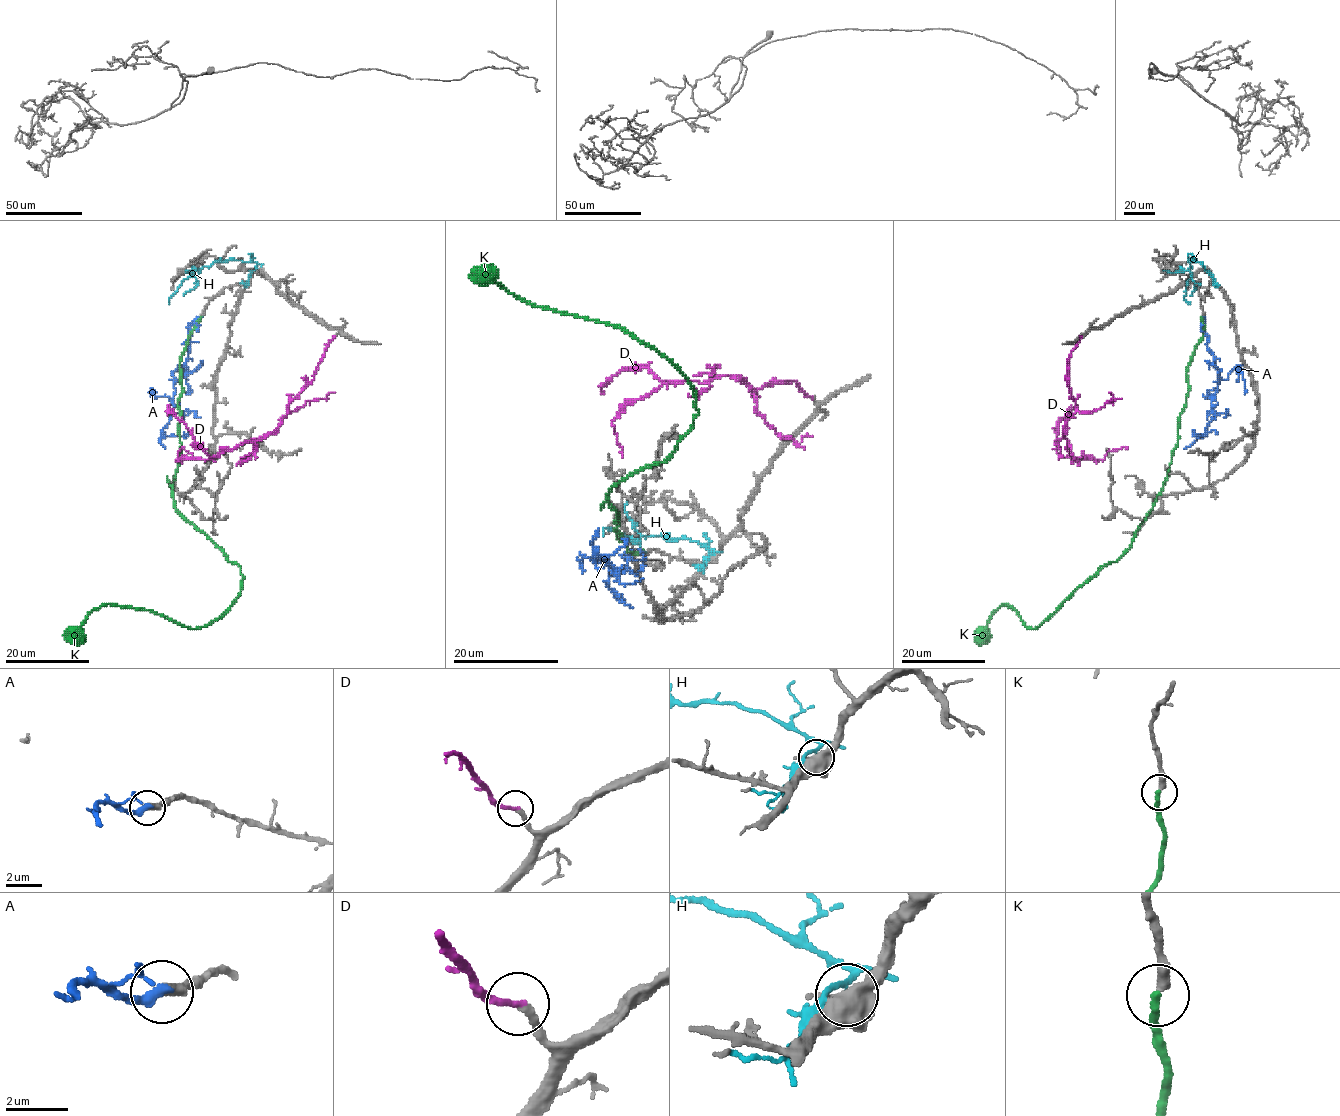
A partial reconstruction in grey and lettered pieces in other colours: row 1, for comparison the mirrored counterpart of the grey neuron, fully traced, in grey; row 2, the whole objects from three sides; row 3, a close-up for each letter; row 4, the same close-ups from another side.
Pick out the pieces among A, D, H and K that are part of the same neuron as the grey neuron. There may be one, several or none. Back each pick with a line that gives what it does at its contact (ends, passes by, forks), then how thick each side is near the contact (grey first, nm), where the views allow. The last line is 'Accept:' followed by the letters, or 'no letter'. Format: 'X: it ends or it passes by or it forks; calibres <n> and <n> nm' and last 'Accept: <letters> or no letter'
A: it ends; calibres 360 and 320 nm
D: it ends; calibres 240 and 260 nm
Accept: A, D

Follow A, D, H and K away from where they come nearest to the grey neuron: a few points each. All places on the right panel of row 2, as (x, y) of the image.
A: (1203, 316), (1202, 326), (1208, 338), (1207, 349), (1213, 355), (1218, 384), (1206, 435), (1198, 437), (1193, 430)
D: (1080, 337), (1068, 358), (1075, 411), (1063, 431), (1068, 451), (1071, 457), (1102, 459), (1108, 450), (1127, 448)
H: (1205, 267), (1193, 259), (1189, 263), (1193, 275), (1186, 282), (1184, 297), (1189, 303)
K: (1202, 317), (1166, 479), (1132, 544), (1035, 628), (1003, 604), (978, 643)

